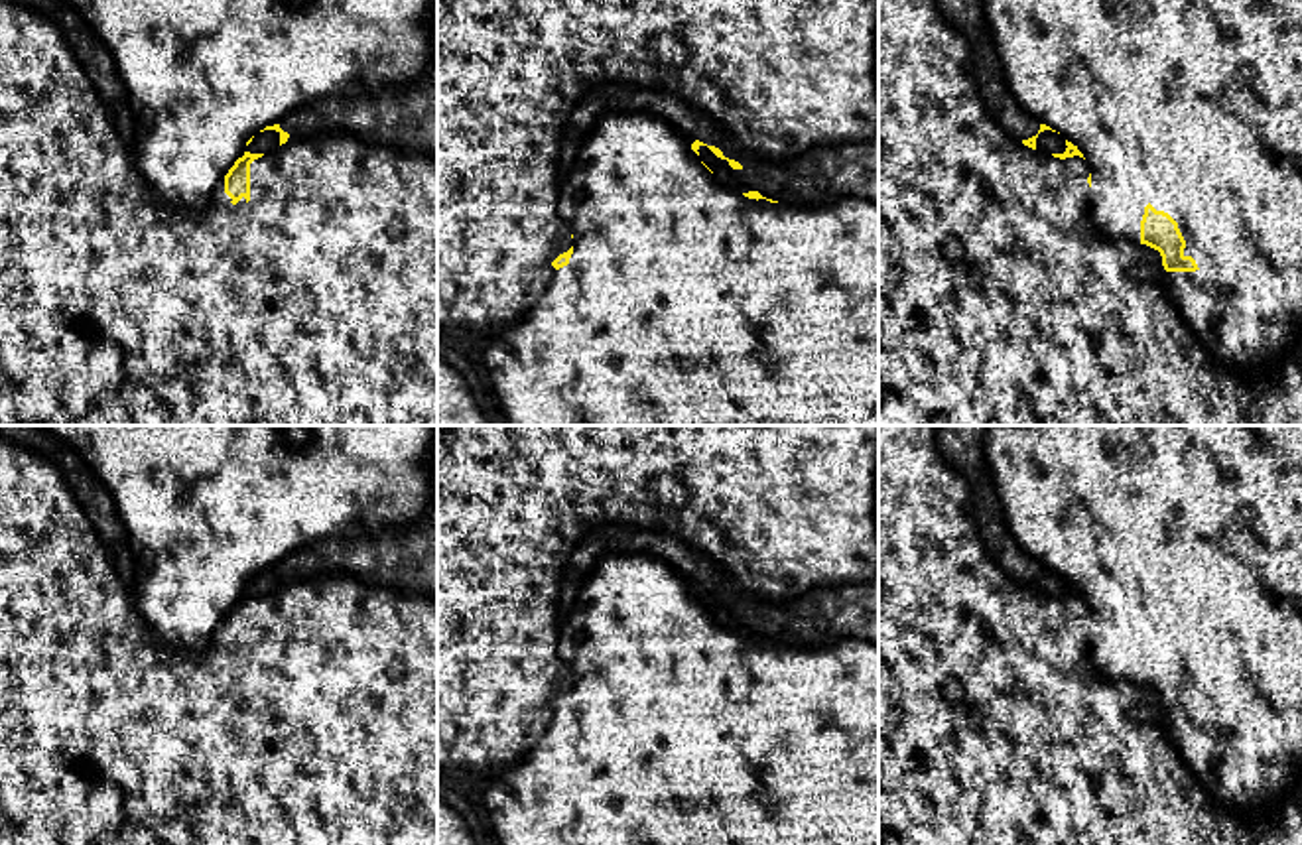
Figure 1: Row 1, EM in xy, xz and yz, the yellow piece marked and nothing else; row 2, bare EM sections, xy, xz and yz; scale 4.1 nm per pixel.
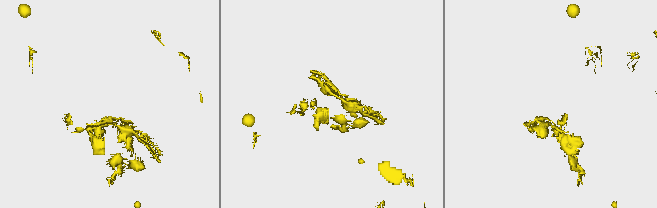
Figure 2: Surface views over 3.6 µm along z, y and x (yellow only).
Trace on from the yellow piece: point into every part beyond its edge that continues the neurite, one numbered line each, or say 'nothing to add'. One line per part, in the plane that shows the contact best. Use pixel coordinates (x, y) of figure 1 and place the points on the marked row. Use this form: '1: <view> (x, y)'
1: yz (1194, 107)

